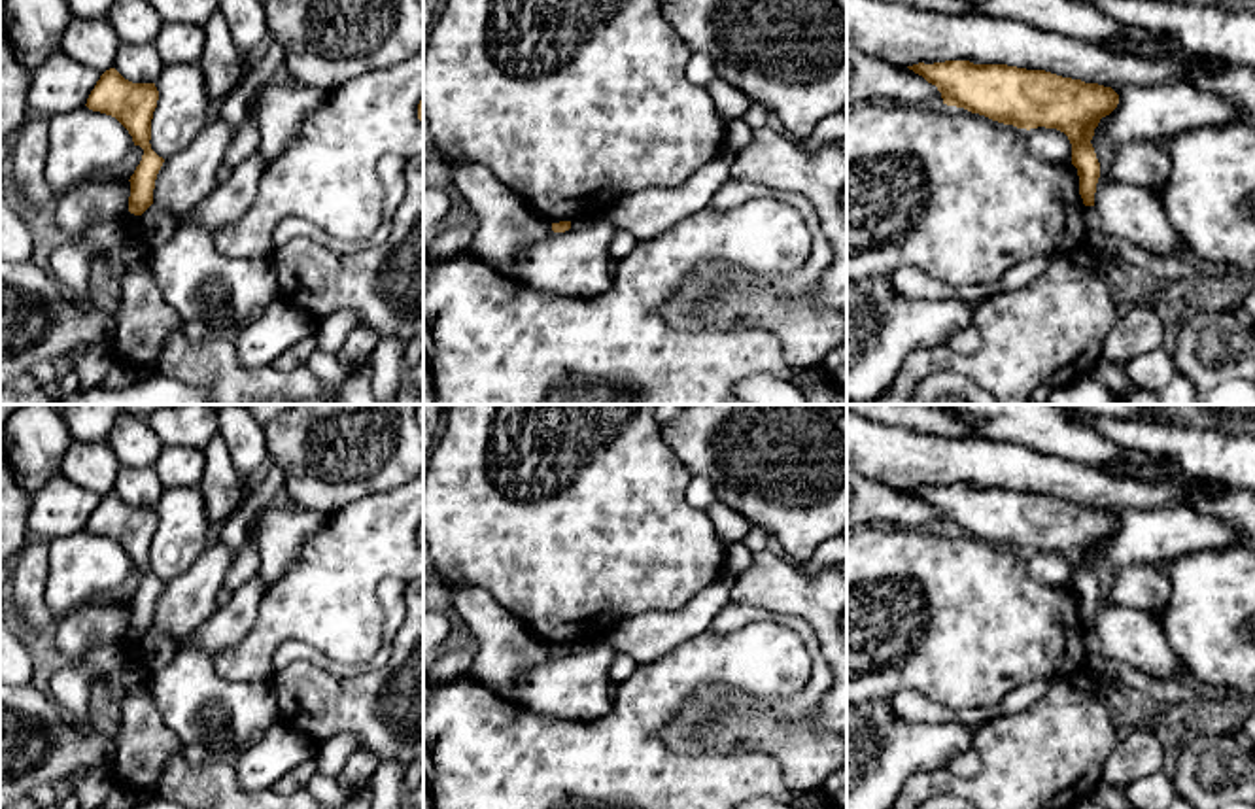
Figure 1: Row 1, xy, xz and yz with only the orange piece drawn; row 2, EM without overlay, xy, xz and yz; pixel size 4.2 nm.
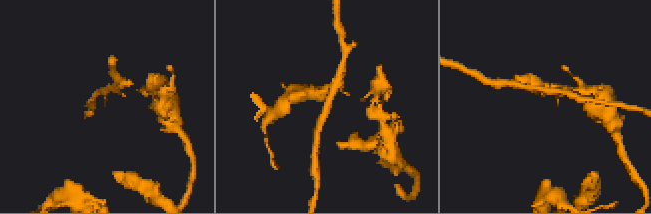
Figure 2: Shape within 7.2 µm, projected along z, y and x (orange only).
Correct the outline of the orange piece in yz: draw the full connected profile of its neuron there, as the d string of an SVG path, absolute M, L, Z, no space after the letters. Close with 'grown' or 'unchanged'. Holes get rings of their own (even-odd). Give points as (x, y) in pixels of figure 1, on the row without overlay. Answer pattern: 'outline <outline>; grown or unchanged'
outline M970 484L919 486L907 491L936 508L947 529L1017 552L1045 550L1064 556L1072 567L1083 628L1094 629L1100 586L1091 563L1100 542L1119 527L1111 510L1045 493Z; unchanged

